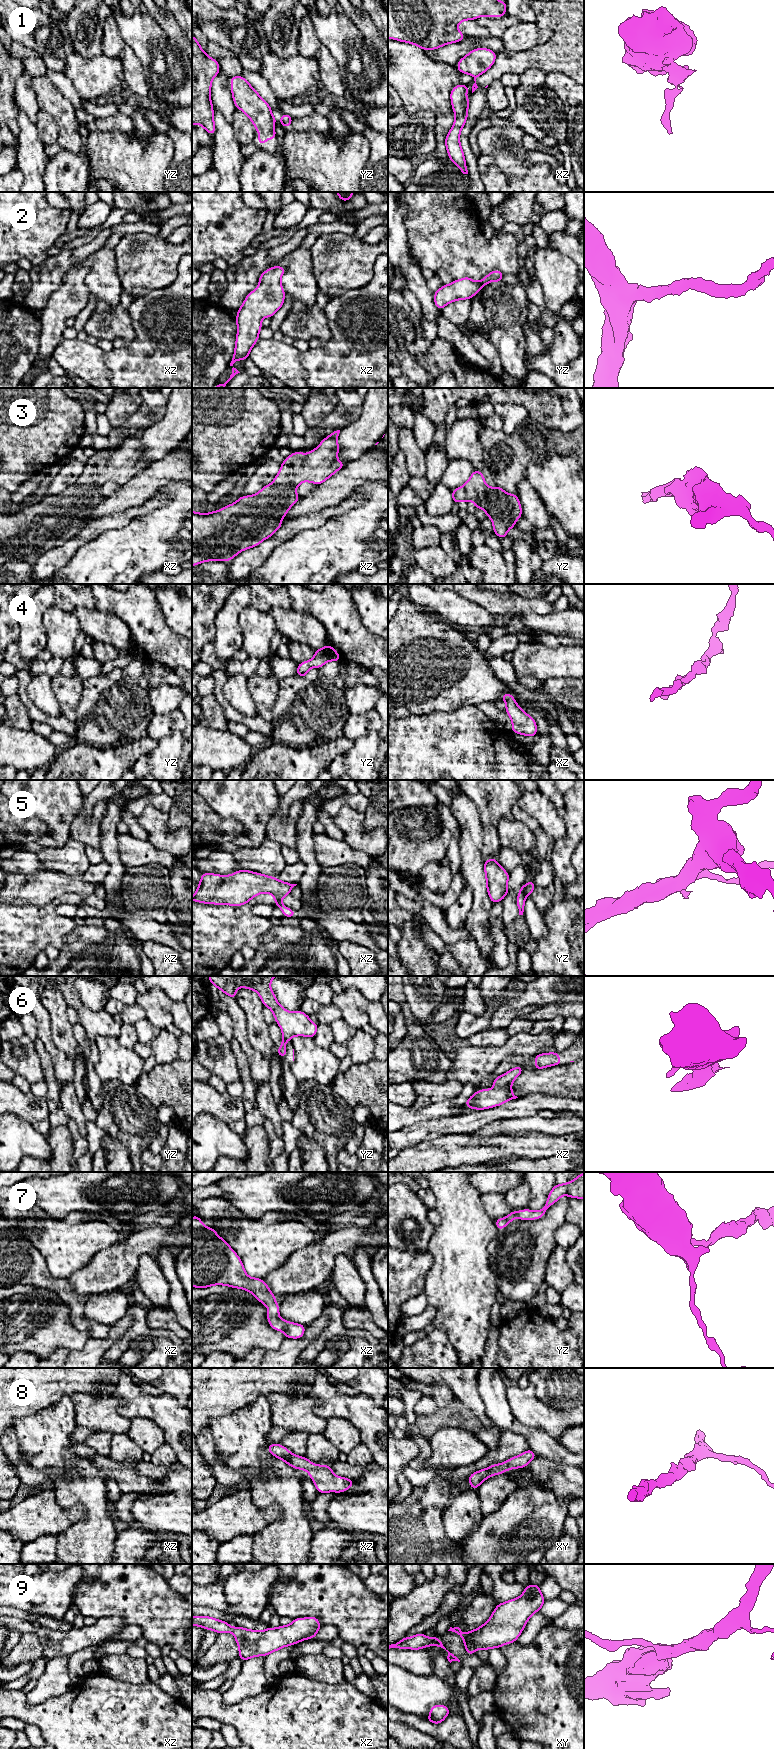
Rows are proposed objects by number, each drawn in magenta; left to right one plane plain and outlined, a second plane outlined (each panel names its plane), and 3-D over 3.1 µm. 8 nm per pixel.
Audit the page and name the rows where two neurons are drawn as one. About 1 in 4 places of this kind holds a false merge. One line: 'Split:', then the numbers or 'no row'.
Split: 1, 6

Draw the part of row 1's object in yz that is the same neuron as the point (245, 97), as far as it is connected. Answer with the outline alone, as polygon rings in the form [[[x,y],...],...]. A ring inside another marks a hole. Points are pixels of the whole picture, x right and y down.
[[[233,76],[229,79],[232,84],[231,94],[235,107],[248,116],[254,124],[255,130],[259,132],[259,146],[262,146],[268,139],[275,139],[277,135],[269,104],[243,76]]]

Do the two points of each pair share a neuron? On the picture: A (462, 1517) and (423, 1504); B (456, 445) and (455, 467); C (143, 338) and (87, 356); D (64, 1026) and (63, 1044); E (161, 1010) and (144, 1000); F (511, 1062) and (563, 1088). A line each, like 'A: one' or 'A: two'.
A: two
B: two
C: one
D: one
E: one
F: two

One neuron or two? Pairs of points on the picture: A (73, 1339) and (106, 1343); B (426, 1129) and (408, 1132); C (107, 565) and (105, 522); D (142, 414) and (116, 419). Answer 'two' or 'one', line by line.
A: two
B: one
C: two
D: two

